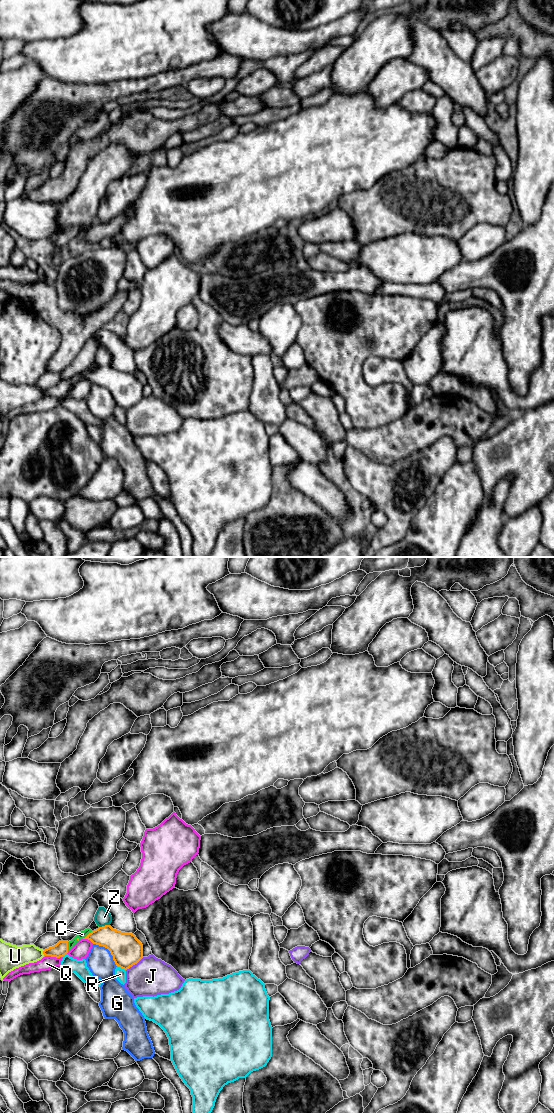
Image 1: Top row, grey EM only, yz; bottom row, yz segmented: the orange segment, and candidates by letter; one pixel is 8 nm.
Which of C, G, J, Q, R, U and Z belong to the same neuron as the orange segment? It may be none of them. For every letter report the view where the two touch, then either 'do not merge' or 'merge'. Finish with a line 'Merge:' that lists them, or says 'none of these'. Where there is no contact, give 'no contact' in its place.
C: yz | do not merge
G: yz | do not merge
J: yz | do not merge
Q: yz | do not merge
R: yz | do not merge
U: yz | do not merge
Z: yz | do not merge
Merge: none of these

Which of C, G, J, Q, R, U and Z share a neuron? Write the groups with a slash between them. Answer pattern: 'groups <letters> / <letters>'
groups C Z / G / J / Q / R / U

